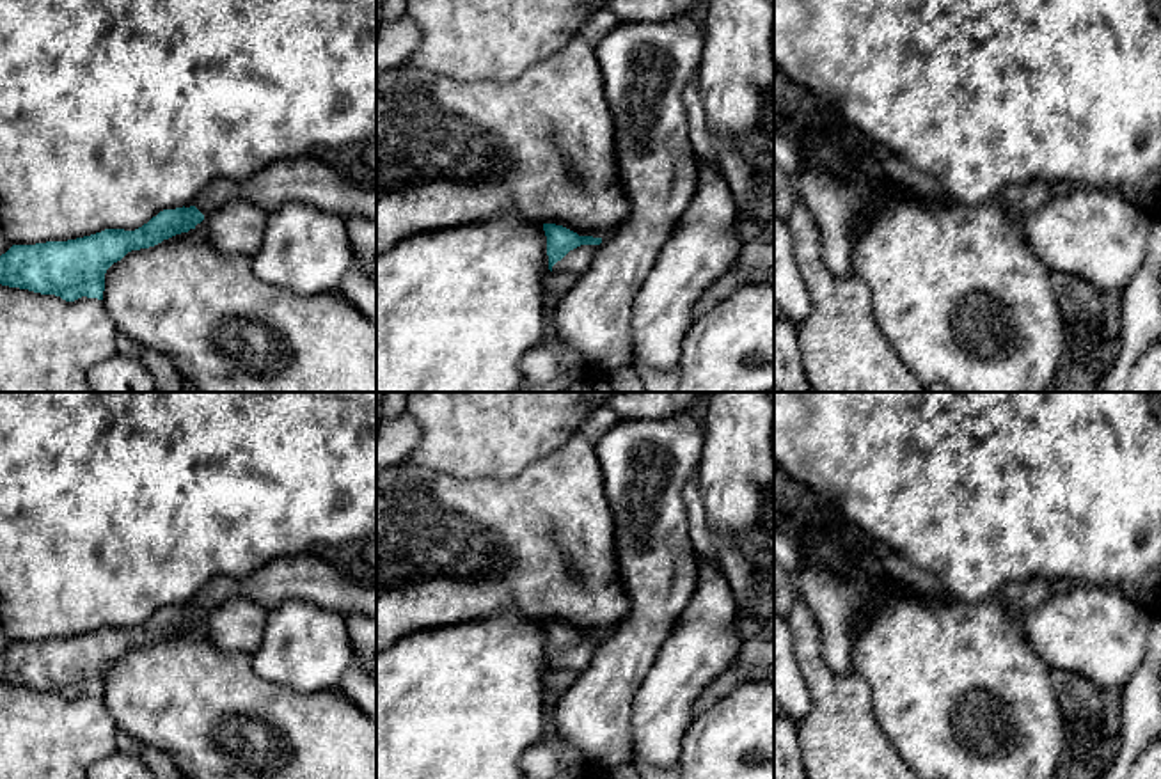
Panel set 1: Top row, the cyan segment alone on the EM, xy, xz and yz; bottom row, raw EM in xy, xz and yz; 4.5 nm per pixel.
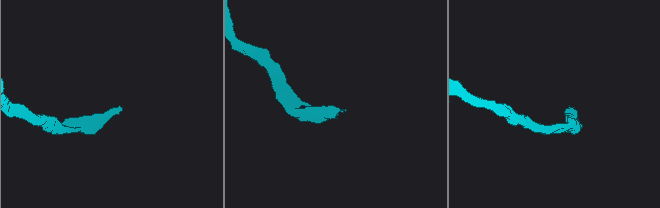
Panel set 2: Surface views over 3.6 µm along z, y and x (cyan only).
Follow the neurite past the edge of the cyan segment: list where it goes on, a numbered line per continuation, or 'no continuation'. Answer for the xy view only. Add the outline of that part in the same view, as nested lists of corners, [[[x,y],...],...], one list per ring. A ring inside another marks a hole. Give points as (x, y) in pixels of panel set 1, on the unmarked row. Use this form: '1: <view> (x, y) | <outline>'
1: xy (308, 577) | [[[314,554],[282,555],[245,577],[215,577],[190,602],[202,612],[229,598],[247,598],[270,610],[288,598],[311,602],[343,618],[376,618],[376,582],[343,575]]]

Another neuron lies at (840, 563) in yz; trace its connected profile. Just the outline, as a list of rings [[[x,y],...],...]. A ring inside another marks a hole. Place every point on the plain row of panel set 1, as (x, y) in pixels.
[[[838,548],[838,552],[827,559],[825,566],[833,573],[847,575],[852,568],[852,559],[847,550]]]

